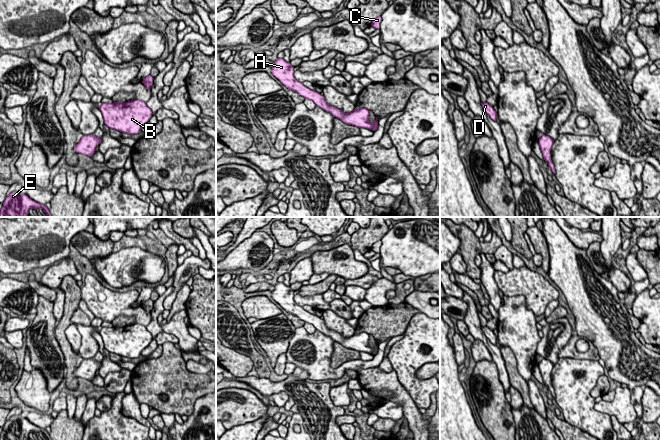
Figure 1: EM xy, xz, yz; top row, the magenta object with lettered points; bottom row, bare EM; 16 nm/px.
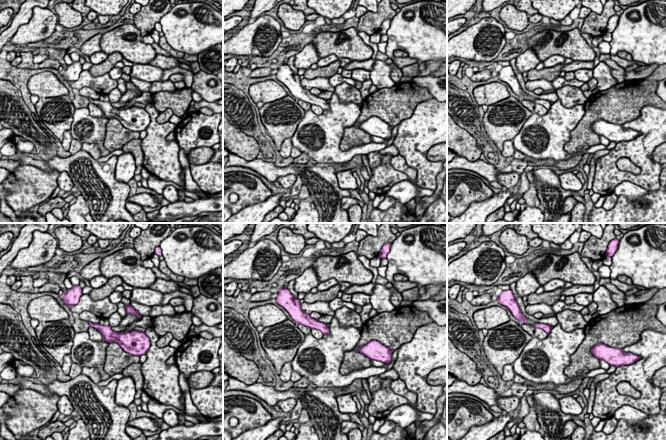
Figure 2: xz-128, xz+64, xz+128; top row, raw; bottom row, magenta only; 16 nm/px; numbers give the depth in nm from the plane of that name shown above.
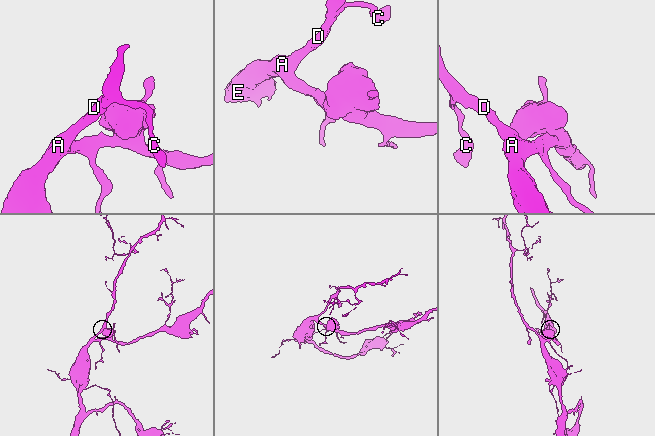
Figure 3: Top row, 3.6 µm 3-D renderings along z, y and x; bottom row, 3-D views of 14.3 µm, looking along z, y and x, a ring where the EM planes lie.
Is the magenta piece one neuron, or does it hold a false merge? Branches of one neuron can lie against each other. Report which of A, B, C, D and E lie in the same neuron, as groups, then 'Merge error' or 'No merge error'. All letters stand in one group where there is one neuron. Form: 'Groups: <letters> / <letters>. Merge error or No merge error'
Groups: A B C D E. No merge error

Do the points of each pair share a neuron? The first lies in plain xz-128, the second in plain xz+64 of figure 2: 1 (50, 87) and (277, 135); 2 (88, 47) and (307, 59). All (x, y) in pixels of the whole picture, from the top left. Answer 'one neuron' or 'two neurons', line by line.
1: one neuron
2: one neuron

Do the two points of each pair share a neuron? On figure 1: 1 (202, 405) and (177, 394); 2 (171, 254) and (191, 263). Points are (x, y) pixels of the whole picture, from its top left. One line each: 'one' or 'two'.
1: two
2: two

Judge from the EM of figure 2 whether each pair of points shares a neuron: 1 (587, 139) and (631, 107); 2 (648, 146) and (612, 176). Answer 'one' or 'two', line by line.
1: one
2: one

